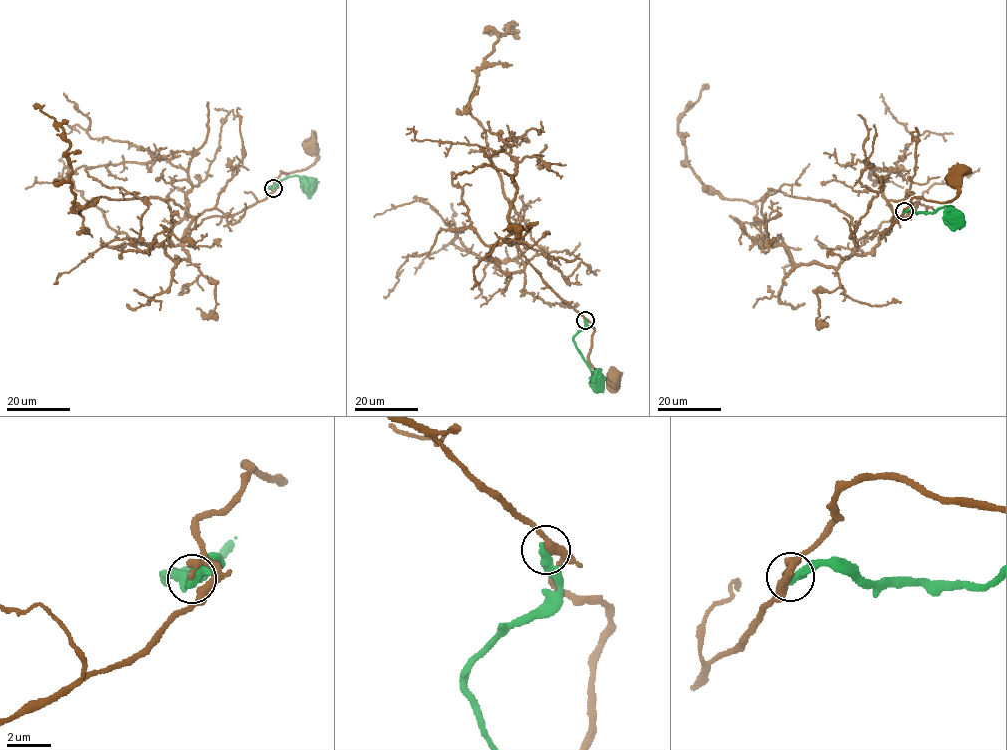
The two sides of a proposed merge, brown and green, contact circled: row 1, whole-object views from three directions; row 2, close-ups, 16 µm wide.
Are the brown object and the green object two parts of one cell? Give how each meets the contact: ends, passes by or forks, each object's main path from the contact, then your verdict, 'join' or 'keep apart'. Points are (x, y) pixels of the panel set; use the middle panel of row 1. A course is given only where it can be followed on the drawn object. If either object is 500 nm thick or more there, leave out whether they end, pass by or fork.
brown ends; green ends; course brown (585, 319), (586, 325), (593, 328), (588, 363), (613, 384), (609, 379), (612, 377); course green (585, 319), (586, 325), (573, 341), (596, 381); keep apart

